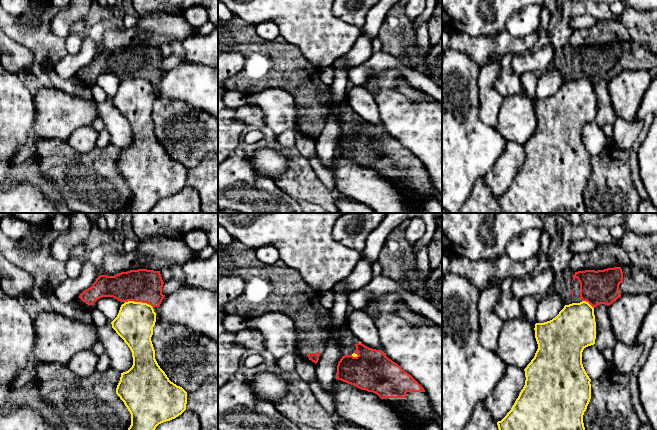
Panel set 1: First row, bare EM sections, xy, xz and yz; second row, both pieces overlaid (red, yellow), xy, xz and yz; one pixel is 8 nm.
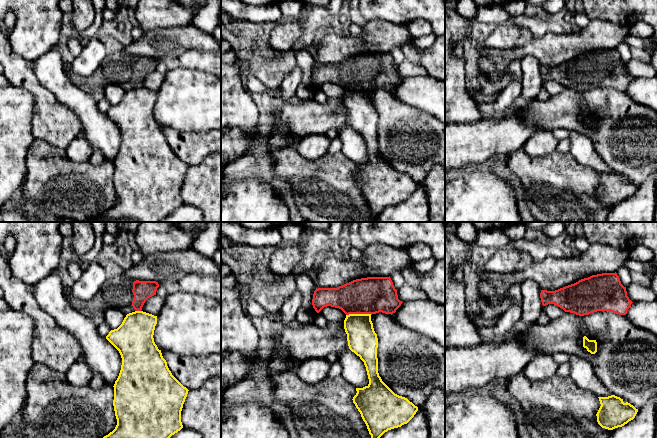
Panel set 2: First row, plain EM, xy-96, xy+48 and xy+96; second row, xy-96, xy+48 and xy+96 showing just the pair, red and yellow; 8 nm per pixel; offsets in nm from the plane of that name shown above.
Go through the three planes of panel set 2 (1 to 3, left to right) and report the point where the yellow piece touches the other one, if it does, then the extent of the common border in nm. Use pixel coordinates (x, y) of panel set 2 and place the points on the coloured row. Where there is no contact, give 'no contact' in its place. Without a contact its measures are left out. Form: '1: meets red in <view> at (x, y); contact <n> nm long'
1: meets red in xy-96 at (138, 310); contact 40 nm long
2: meets red in xy+48 at (358, 313); contact 200 nm long
3: no contact

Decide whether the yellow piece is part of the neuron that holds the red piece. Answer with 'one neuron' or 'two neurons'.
two neurons

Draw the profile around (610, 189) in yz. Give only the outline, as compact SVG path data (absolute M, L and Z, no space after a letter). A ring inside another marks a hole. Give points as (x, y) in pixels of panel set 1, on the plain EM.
M609 144L604 151L591 156L591 175L583 191L587 213L637 213L641 201L632 181L629 155L629 150Z

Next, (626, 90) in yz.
M624 70L608 82L612 107L625 121L634 121L652 77L648 70Z

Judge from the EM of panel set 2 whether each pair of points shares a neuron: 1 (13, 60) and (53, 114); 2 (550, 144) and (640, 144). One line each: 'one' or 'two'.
1: one
2: two

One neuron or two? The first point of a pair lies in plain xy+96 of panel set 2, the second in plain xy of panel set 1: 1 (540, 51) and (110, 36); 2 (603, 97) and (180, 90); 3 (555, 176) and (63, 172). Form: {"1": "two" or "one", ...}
{"1": "one", "2": "two", "3": "one"}

